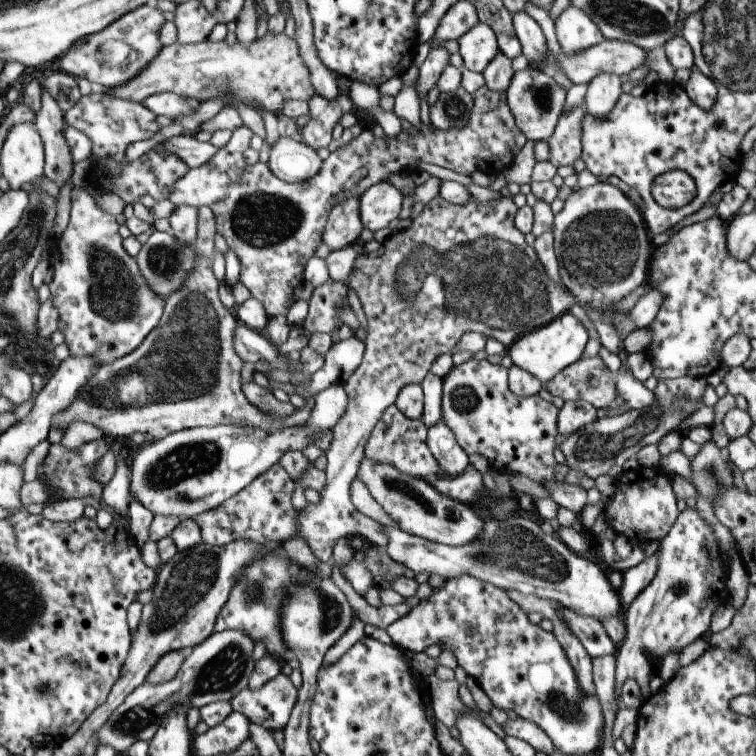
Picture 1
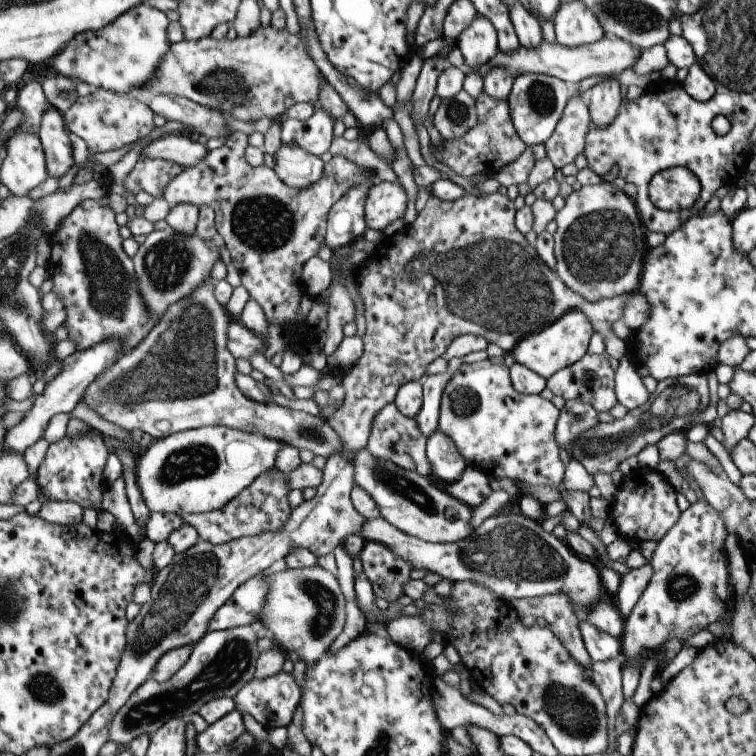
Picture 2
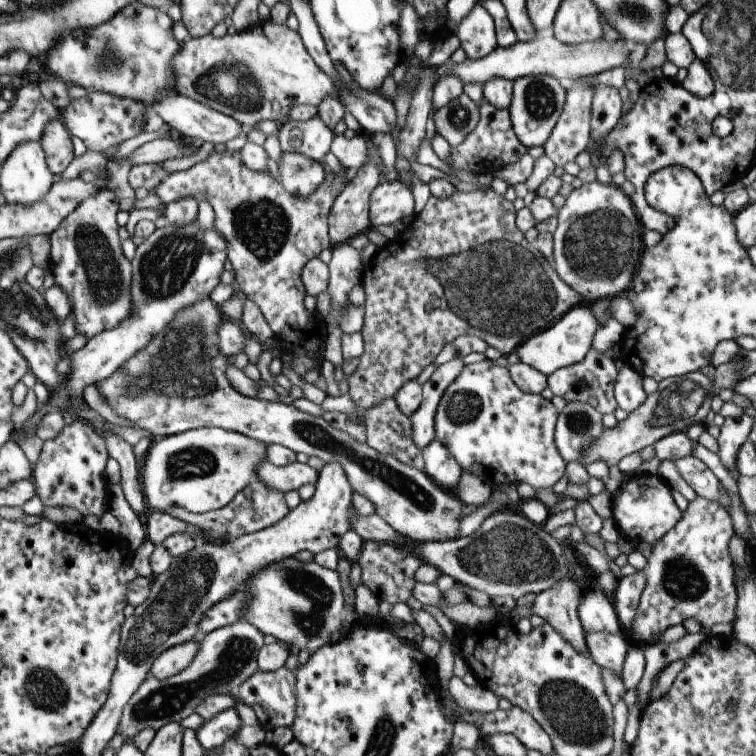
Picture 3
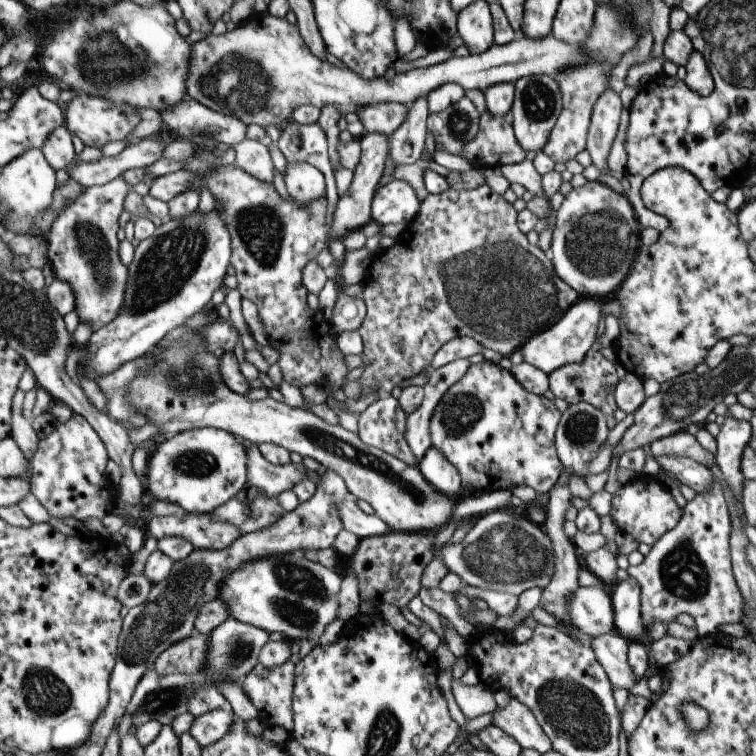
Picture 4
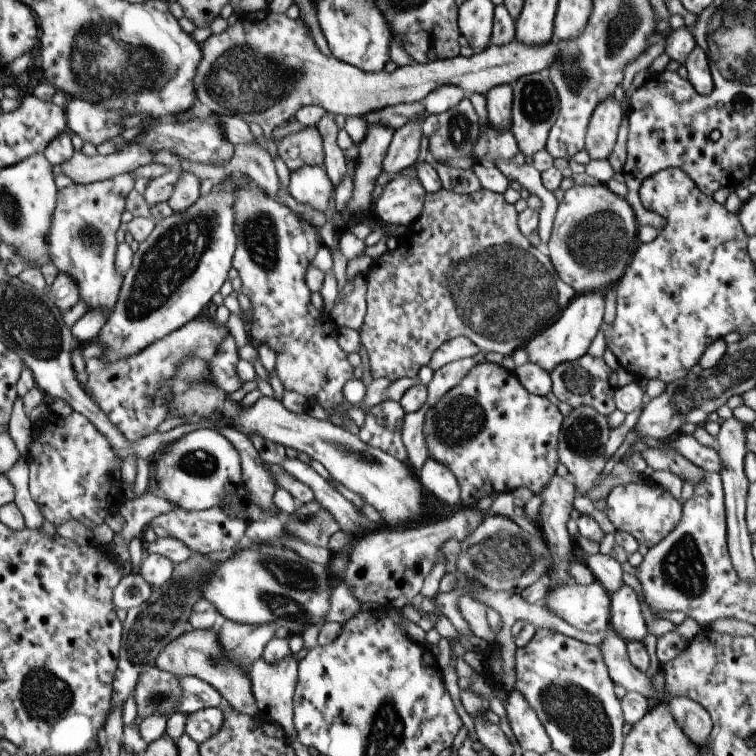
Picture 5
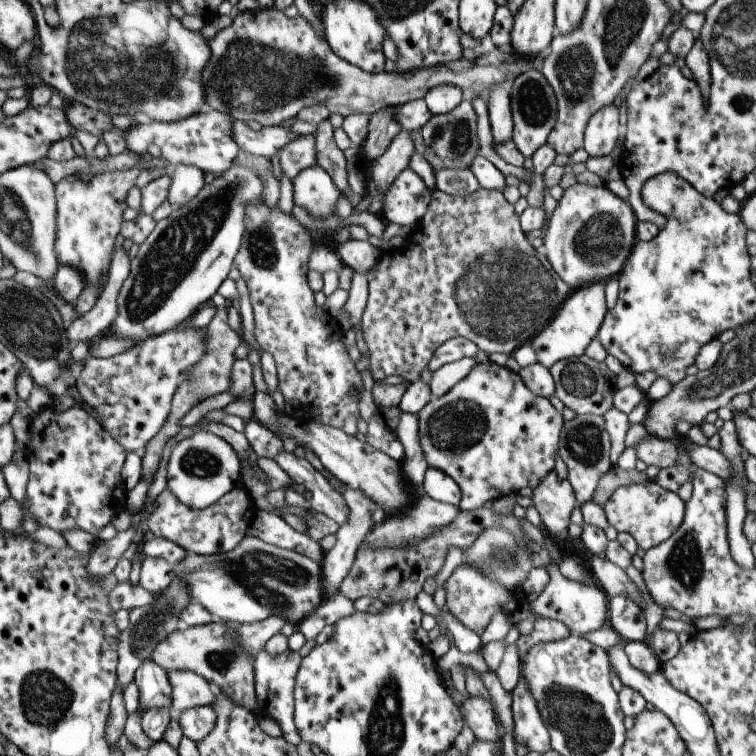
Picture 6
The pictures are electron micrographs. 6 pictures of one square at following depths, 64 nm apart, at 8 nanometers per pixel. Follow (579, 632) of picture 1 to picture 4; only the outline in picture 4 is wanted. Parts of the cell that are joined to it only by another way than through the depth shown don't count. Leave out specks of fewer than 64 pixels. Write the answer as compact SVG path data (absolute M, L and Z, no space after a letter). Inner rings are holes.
M614 630L593 637L590 644L597 663L603 668L609 683L626 691L638 682L627 664L627 646L628 642Z

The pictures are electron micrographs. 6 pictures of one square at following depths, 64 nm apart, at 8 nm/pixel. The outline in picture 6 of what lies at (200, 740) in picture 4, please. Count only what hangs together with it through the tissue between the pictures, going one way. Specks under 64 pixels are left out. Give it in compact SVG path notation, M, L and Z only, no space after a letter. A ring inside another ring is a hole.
M209 706L190 707L178 715L177 722L183 737L195 743L209 734L213 729L215 718Z

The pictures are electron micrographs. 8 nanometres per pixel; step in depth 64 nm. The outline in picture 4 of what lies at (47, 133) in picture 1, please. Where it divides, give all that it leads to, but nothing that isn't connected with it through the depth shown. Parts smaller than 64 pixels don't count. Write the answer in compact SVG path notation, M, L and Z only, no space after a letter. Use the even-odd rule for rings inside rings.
M62 125L54 129L41 146L40 152L53 171L65 170L74 160L76 155L72 148L71 136L65 126Z

